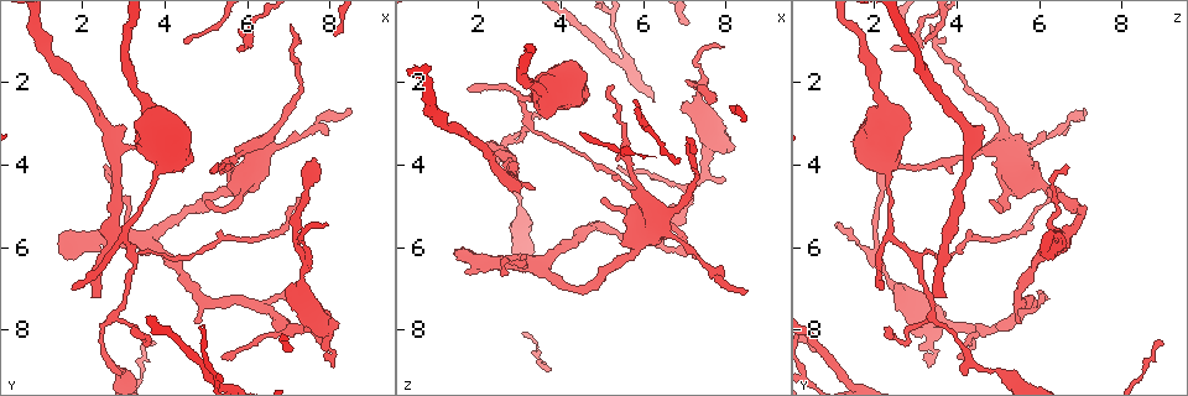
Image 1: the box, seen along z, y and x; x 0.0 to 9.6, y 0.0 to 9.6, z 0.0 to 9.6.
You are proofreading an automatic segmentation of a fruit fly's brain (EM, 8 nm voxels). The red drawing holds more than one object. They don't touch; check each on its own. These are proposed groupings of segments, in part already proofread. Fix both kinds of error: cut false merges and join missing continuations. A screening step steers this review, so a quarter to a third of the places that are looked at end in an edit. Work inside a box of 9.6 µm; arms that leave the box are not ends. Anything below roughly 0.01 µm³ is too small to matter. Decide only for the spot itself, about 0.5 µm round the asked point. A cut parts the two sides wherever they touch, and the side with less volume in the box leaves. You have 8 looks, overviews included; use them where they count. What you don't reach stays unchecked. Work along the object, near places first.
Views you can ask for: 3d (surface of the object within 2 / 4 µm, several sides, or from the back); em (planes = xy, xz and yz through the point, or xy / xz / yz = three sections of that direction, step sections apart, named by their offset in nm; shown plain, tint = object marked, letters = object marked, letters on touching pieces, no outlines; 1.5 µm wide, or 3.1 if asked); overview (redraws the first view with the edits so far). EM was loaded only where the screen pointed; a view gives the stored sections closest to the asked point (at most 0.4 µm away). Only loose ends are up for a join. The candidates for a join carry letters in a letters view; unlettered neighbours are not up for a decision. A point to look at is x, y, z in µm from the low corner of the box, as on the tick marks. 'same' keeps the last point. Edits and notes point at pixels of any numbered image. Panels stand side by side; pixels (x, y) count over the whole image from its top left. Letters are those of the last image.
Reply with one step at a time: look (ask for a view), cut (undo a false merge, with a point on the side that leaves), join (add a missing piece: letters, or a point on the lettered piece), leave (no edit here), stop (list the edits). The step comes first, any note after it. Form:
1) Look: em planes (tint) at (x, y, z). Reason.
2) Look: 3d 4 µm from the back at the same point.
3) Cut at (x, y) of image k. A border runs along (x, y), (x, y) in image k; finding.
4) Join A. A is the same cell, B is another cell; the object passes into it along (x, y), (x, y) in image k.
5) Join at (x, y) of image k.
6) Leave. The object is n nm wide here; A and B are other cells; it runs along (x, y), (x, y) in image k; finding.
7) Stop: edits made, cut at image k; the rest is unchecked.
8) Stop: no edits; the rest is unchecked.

Look: em planes (letters) at (5.25, 3.95, 2.10). Long arm stops here.

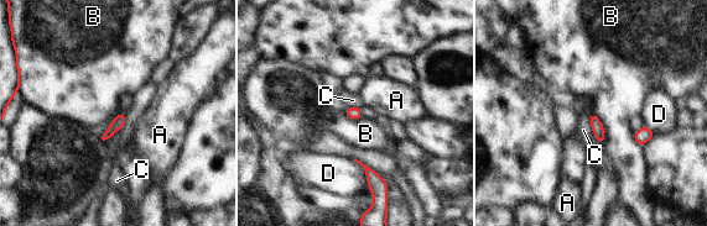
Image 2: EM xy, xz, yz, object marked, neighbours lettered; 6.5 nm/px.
Leave. The object is 80 nm wide here; the longest contact is with B, 220 nm; A, B, C and D are other cells; none of them fits.

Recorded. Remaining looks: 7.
Look: em planes (letters) at (3.70, 4.55, 2.30). Thick turns thin.

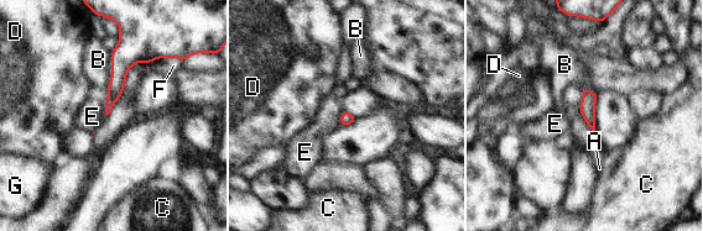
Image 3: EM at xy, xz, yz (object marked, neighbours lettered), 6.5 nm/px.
Leave. The object is 80 nm wide here; the longest contact is with B, 260 nm; A, B, C, D, E, F and G are other cells; one neuron here.

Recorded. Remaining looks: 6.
Look: em xz step 4 (letters) at (8.55, 2.65, 7.10). An open end.

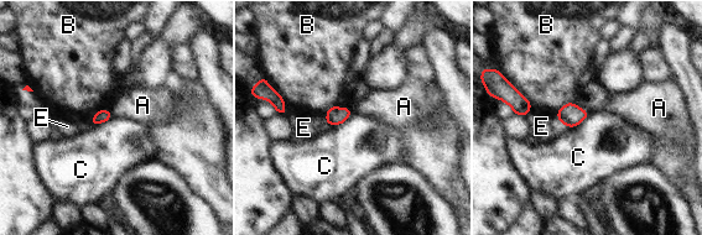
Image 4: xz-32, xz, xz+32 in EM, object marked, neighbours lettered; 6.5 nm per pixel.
Leave. A, B, C and E are other cells; a border runs along (589, 113), (573, 126), (563, 125) in image 4; none of them fits.

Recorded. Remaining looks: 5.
Stop: no edits; the rest is unchecked.

